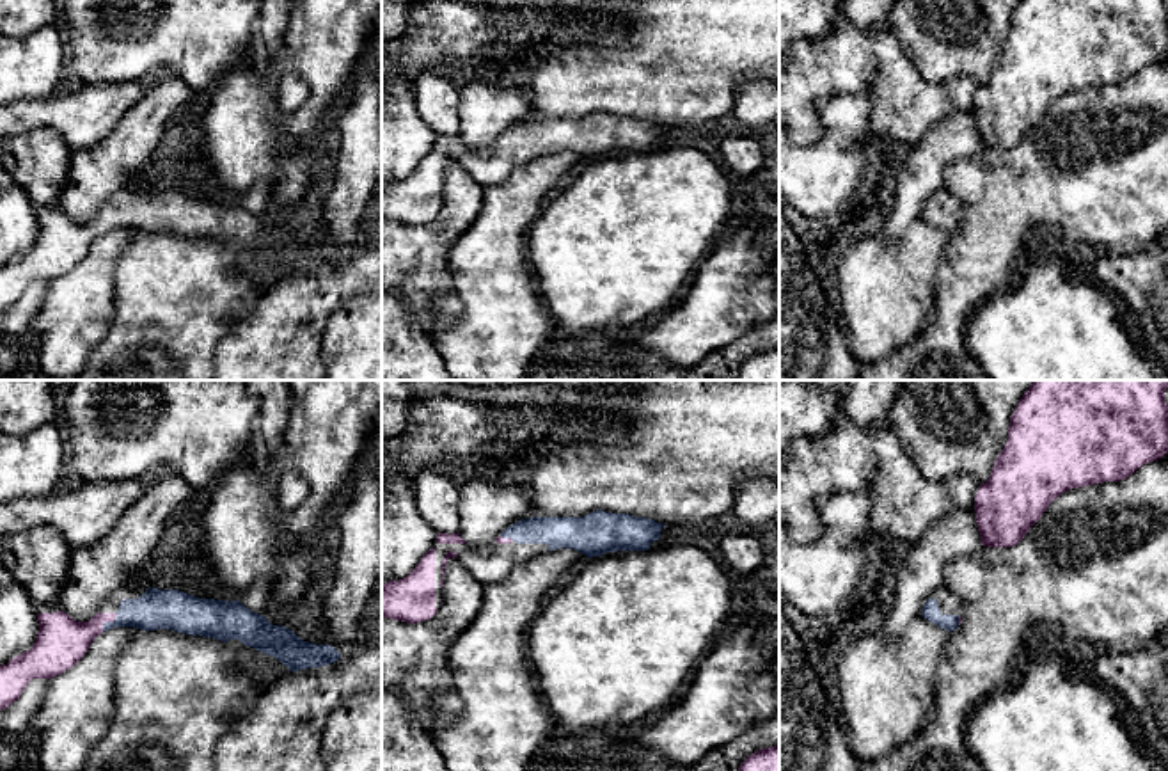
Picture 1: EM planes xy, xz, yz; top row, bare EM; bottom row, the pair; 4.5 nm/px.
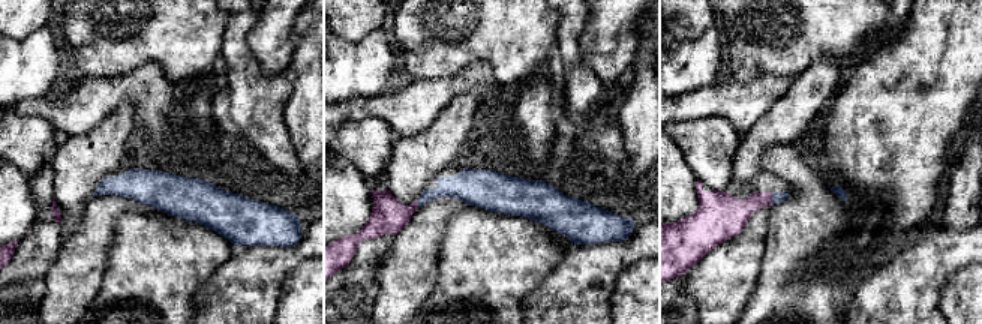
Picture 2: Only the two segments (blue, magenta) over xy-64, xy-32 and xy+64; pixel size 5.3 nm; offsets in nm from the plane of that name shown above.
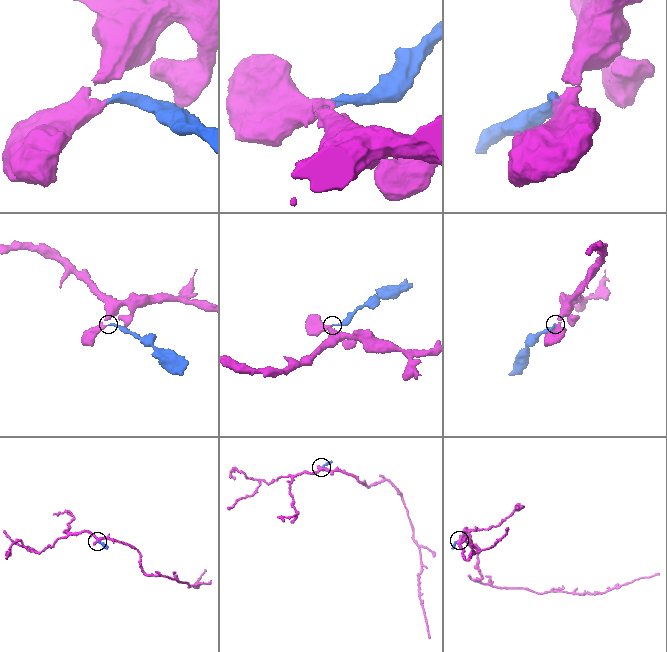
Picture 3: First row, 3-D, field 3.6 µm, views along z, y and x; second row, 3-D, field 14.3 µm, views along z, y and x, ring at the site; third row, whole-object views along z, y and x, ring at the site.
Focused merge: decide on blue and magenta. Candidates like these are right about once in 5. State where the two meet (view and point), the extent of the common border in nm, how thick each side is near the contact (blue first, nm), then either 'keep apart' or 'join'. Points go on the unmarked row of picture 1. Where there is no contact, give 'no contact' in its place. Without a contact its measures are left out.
xy (107, 224) | 110 nm | 180/220 nm | join

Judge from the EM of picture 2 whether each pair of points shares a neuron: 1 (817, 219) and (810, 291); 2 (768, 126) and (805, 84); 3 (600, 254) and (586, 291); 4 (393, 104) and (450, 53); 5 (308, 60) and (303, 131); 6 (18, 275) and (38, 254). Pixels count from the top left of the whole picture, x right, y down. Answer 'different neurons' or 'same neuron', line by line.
1: same neuron
2: same neuron
3: same neuron
4: different neurons
5: same neuron
6: same neuron

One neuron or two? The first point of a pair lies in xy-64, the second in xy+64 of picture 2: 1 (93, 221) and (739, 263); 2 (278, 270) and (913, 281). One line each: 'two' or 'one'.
1: one
2: one

